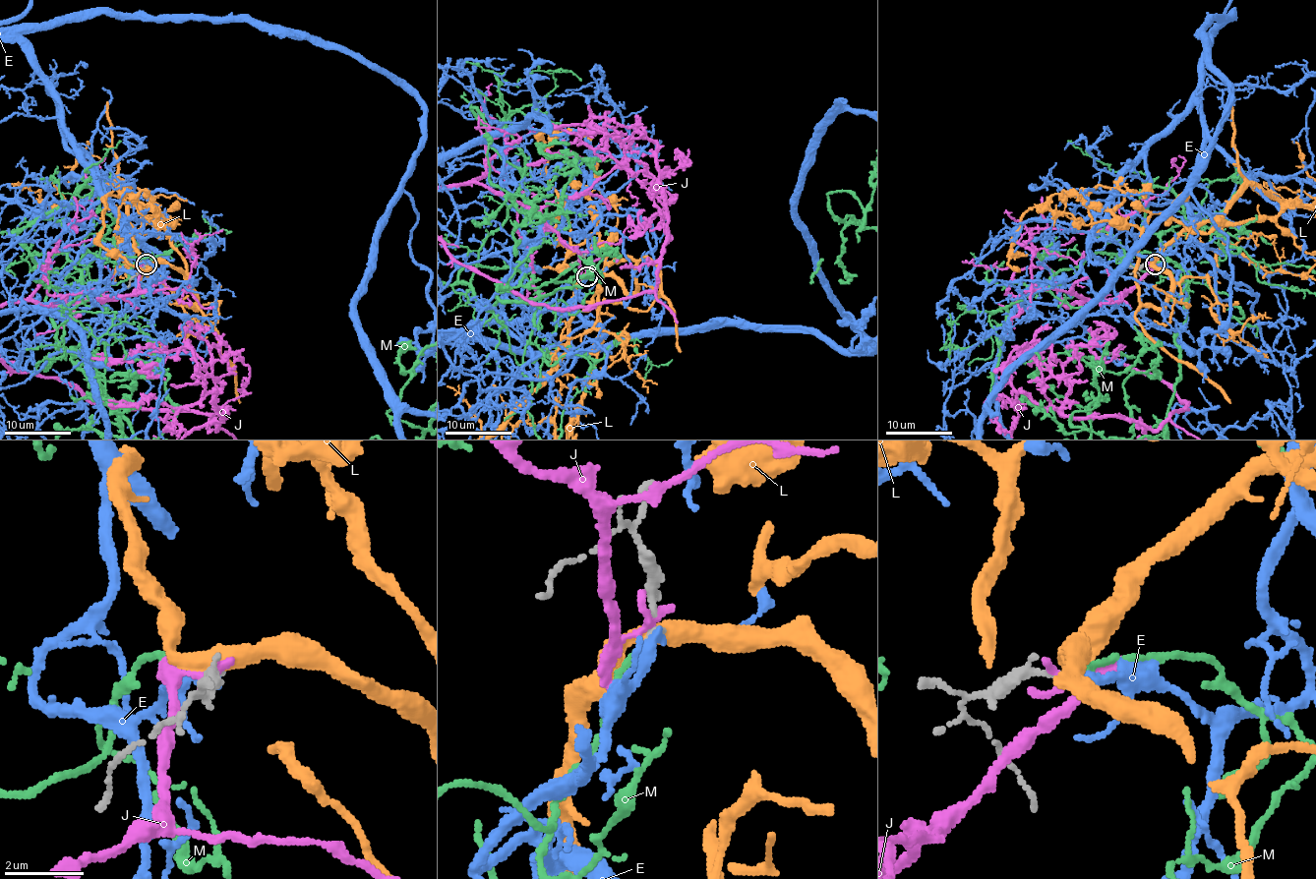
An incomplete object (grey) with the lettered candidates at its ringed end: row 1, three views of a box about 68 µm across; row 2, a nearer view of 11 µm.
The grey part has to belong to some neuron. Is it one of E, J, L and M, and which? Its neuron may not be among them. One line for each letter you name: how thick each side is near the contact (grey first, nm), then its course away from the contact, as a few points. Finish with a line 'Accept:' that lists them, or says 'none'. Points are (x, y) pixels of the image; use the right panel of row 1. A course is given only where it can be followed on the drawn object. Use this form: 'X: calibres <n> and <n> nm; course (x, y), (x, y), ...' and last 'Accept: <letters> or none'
M: calibres 150 and 160 nm
Accept: M

